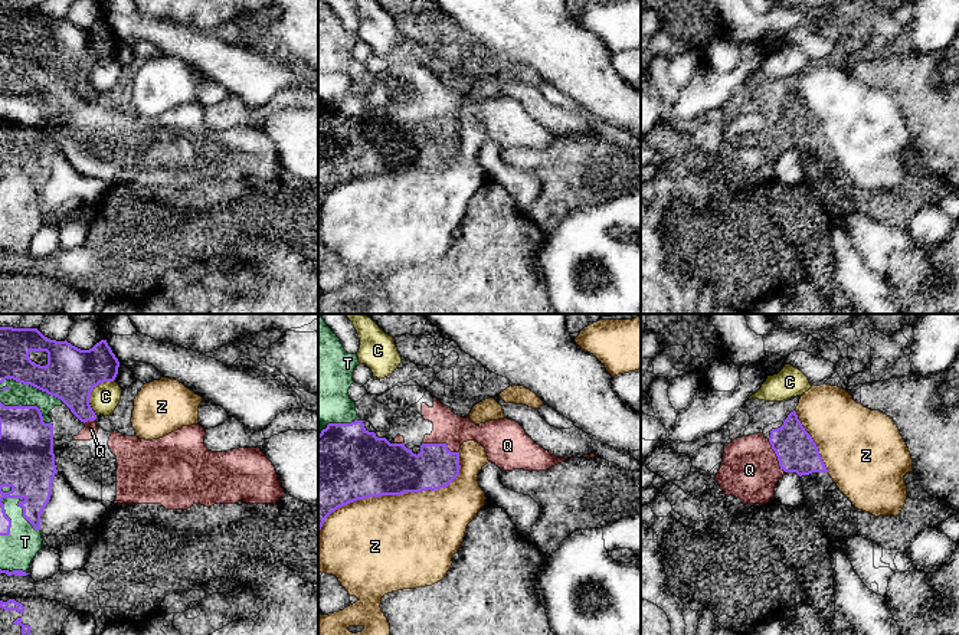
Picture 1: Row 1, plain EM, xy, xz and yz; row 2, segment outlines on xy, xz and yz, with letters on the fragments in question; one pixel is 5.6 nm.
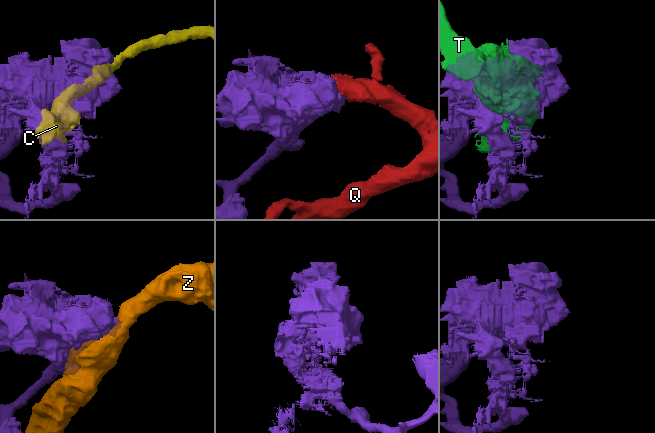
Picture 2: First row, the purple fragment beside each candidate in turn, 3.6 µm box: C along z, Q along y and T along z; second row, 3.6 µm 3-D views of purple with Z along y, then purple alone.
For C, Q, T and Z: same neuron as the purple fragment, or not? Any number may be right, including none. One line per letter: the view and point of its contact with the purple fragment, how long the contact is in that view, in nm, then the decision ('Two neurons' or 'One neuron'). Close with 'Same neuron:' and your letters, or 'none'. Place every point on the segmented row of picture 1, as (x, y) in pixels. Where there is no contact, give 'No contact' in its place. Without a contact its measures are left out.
C: Touches purple at xy (91, 390). Shared border 240 nm. Two neurons
Q: Touches purple at xz (441, 444). Shared border 220 nm. Two neurons
T: Touches purple at xy (33, 386). Shared border 380 nm. Two neurons
Z: Touches purple at xz (395, 494). Shared border 900 nm. Two neurons
Same neuron: none

